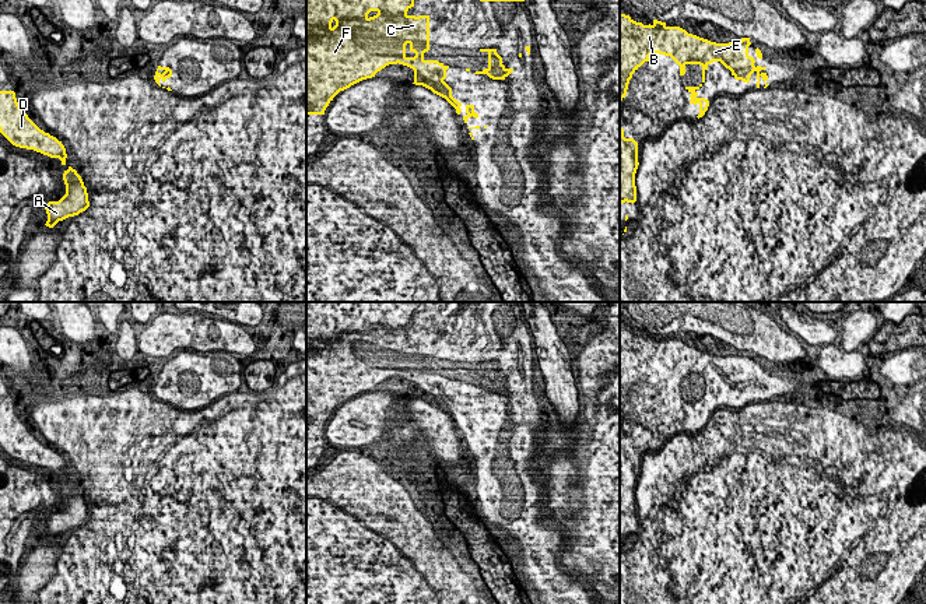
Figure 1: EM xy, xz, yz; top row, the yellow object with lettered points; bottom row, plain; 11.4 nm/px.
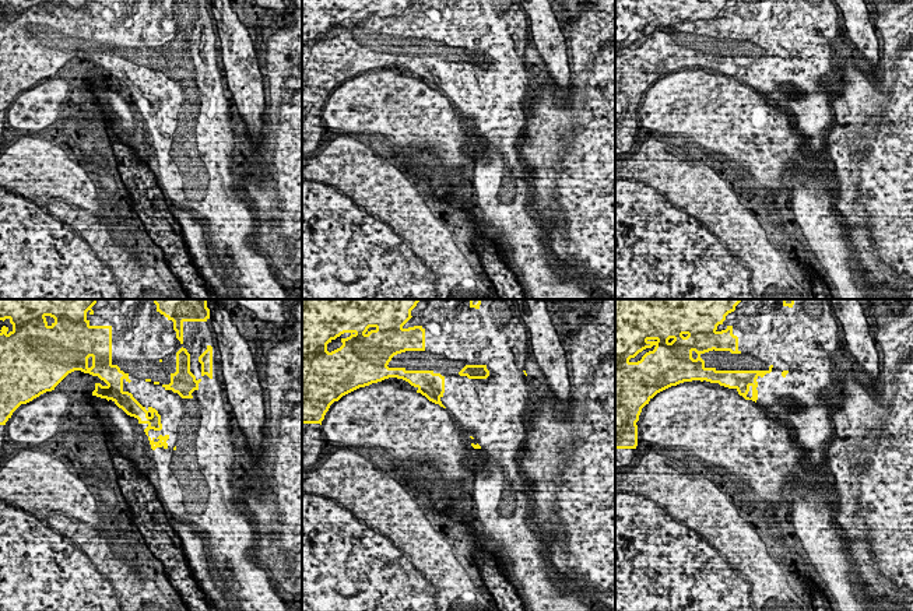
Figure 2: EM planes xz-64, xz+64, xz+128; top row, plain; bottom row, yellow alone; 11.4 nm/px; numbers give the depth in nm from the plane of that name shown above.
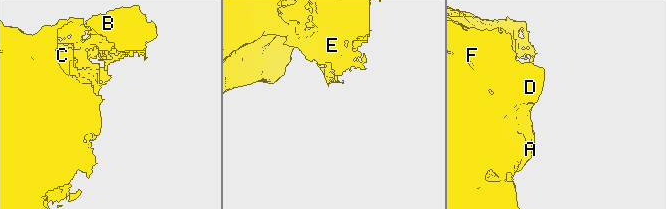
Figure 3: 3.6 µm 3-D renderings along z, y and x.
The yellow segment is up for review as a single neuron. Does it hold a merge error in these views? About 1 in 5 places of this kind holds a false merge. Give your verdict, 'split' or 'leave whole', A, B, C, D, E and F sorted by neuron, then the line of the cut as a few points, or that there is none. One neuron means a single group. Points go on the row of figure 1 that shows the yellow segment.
leave whole; groups A B C D E F; cut none

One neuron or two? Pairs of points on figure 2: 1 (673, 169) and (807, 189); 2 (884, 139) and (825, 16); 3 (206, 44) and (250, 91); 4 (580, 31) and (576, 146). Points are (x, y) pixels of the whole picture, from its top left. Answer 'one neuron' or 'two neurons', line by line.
1: two neurons
2: two neurons
3: two neurons
4: one neuron

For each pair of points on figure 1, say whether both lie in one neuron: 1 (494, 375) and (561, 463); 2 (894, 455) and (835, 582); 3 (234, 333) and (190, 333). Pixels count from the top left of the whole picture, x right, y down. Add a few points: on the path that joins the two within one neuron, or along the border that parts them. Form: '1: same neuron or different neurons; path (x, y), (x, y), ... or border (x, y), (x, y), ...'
1: different neurons; border (549, 418), (543, 474)
2: different neurons; border (862, 455), (891, 484), (888, 509)
3: same neuron; path (223, 333), (202, 333)

